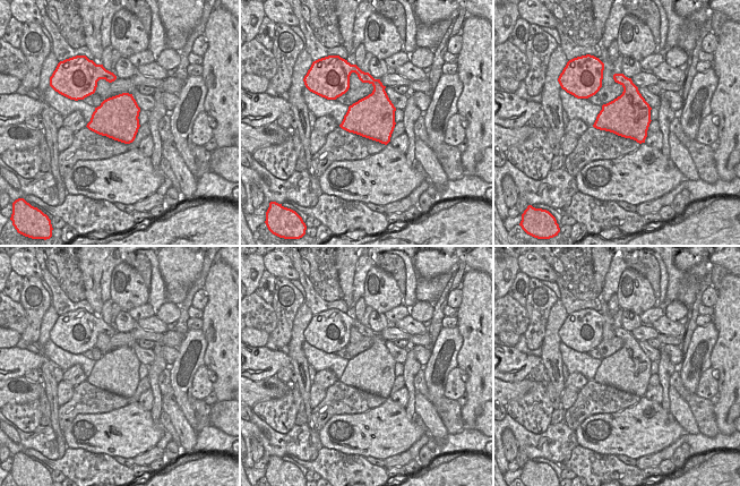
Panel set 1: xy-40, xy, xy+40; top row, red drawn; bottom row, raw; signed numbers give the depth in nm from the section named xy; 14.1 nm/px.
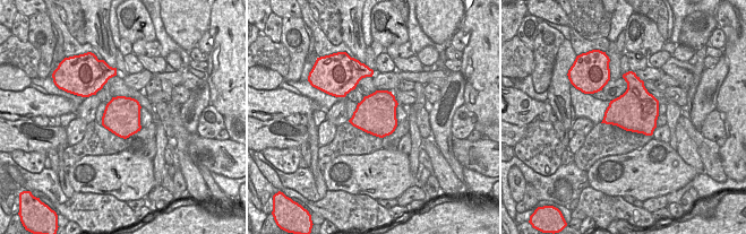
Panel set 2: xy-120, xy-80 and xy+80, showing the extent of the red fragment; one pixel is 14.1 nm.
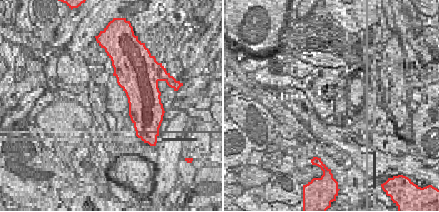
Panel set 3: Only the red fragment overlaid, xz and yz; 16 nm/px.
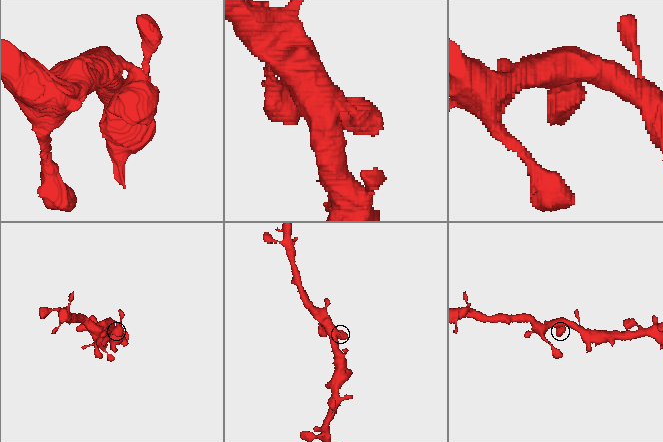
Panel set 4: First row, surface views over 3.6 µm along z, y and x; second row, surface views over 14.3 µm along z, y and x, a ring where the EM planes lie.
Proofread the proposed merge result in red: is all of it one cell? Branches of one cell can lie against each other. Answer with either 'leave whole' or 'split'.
leave whole

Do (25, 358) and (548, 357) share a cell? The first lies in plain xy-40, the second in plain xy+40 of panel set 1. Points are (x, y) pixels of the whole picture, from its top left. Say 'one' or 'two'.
two

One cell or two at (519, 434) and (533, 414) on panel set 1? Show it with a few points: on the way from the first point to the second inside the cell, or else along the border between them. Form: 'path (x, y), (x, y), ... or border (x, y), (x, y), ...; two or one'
border (507, 412), (534, 433), (542, 433), (549, 425); two

